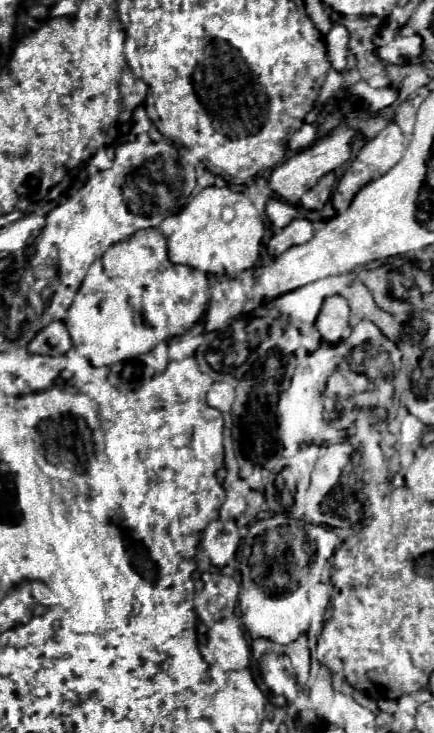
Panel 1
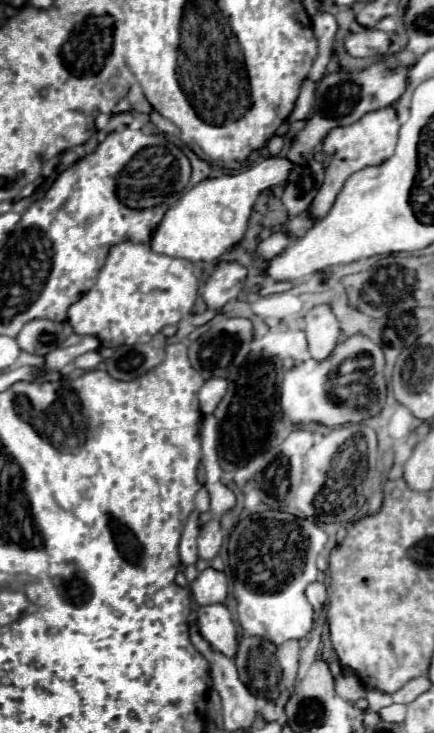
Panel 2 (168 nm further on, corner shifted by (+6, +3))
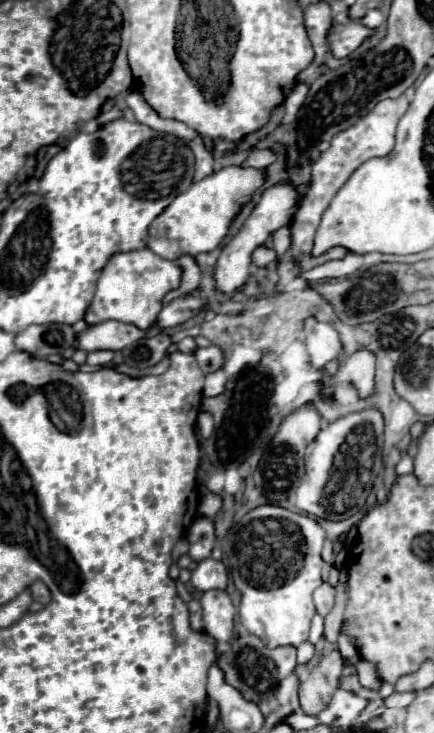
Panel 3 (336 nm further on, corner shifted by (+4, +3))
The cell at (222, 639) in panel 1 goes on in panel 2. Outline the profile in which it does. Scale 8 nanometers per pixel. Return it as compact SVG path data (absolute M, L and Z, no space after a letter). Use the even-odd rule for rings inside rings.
M207 605L197 611L199 635L211 645L213 651L225 657L235 657L237 653L237 631L231 613L225 605Z

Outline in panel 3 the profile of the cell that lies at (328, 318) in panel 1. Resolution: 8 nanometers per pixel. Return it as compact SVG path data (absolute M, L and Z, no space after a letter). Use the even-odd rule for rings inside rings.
M313 317L305 321L305 345L315 367L323 367L341 353L341 339L333 325L321 323Z

